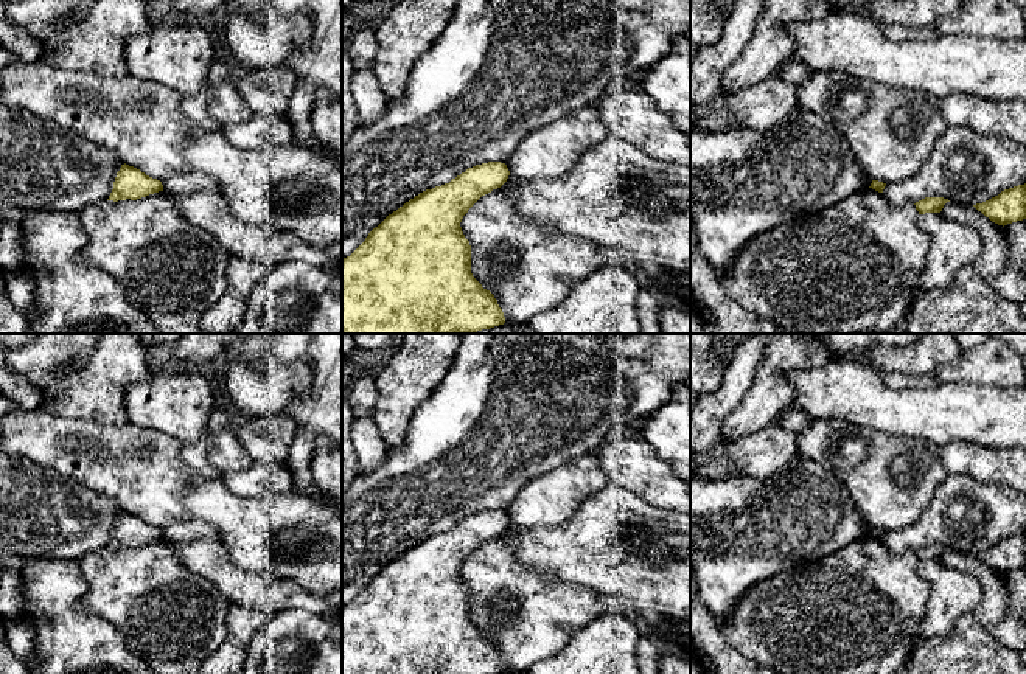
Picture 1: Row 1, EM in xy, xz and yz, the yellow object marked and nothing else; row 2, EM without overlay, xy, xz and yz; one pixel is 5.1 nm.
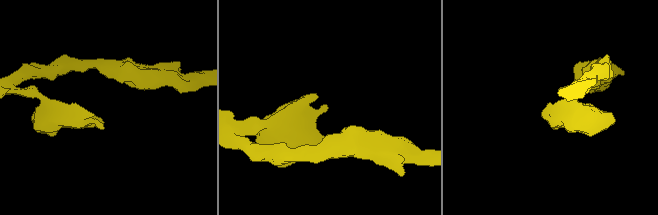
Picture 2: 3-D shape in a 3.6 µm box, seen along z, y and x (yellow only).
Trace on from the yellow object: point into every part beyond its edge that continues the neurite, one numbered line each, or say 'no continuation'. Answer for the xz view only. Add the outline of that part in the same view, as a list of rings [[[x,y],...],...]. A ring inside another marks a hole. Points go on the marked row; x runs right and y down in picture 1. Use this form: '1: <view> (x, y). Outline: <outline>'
no continuation

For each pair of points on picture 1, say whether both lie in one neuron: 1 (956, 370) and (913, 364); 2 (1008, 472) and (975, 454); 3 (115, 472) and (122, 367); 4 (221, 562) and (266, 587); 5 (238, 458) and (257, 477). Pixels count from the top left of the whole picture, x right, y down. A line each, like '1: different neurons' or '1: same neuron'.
1: different neurons
2: same neuron
3: different neurons
4: same neuron
5: different neurons

